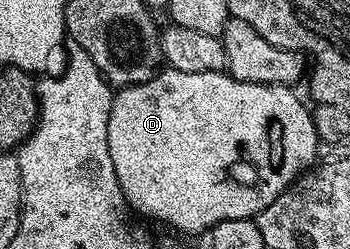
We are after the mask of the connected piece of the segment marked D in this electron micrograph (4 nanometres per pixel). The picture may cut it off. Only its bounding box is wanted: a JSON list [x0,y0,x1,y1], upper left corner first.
[107,67,319,232]

